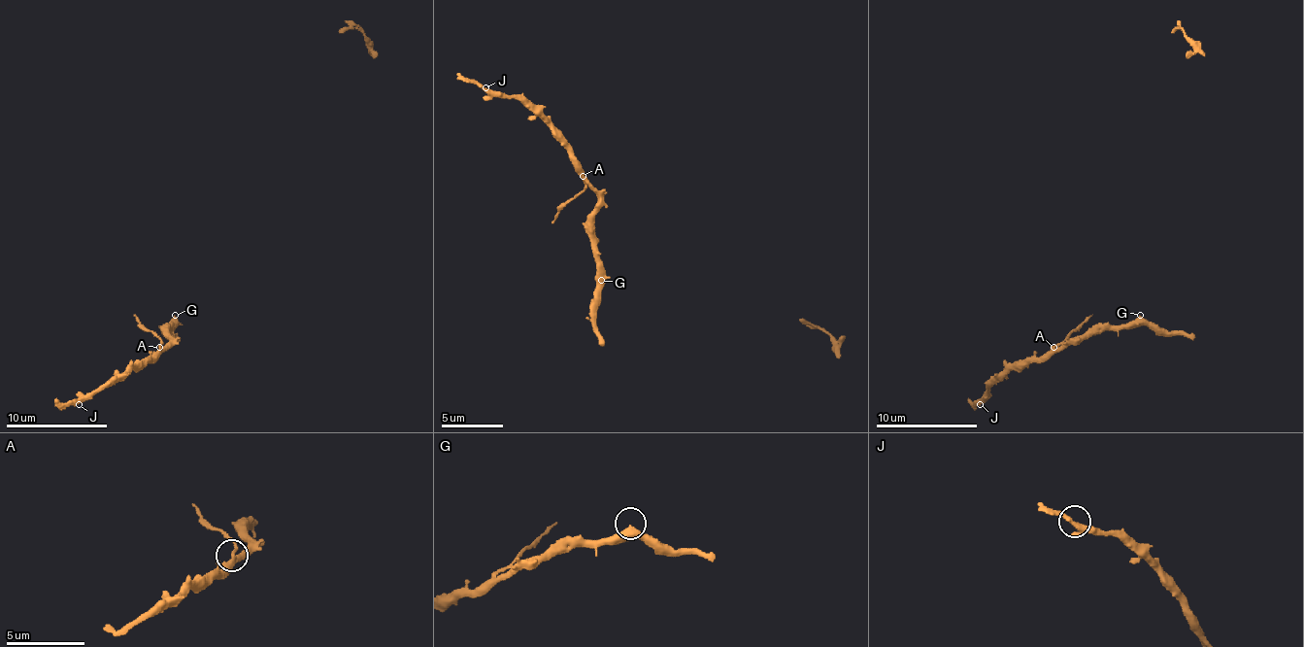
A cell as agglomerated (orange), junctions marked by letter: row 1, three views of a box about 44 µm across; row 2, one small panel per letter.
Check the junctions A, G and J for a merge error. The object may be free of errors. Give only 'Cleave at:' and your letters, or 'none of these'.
Cleave at: A

